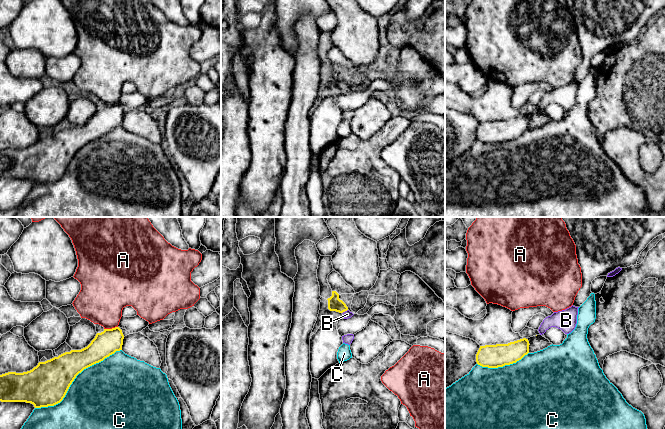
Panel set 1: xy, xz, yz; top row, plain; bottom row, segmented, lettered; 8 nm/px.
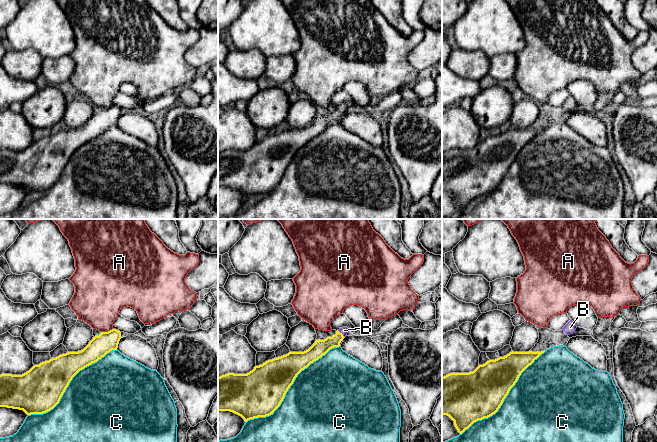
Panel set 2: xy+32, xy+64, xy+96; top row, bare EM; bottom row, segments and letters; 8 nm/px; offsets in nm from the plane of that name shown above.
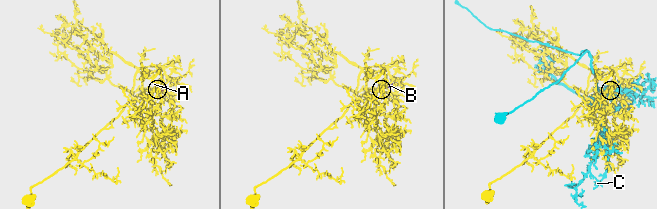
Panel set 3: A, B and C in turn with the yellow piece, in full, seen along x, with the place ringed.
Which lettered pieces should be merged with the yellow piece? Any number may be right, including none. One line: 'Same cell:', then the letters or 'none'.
Same cell: B

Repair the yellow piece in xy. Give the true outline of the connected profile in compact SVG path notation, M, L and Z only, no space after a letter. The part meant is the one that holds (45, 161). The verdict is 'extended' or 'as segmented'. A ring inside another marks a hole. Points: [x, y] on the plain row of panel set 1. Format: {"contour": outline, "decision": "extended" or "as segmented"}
{"contour": "M119 103L104 105L97 109L91 119L81 126L71 126L45 138L39 138L32 146L0 151L0 177L26 178L35 184L54 182L65 173L70 161L84 145L103 137L105 134L122 126L124 111Z", "decision": "as segmented"}

